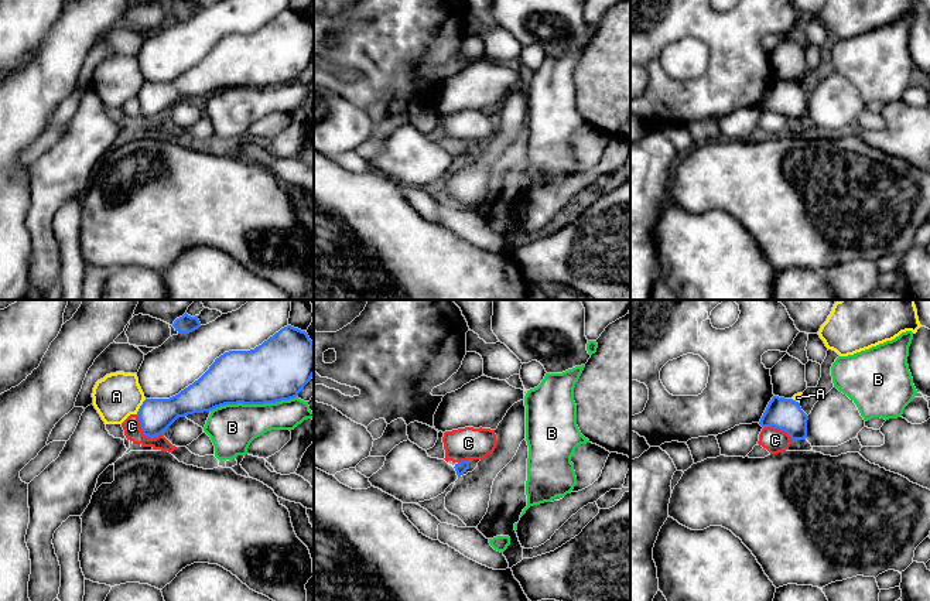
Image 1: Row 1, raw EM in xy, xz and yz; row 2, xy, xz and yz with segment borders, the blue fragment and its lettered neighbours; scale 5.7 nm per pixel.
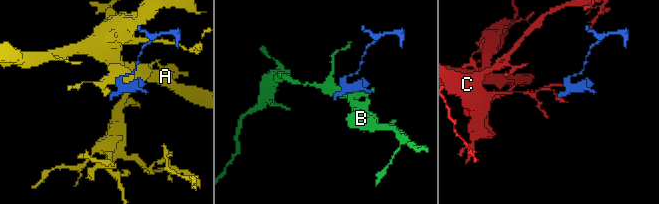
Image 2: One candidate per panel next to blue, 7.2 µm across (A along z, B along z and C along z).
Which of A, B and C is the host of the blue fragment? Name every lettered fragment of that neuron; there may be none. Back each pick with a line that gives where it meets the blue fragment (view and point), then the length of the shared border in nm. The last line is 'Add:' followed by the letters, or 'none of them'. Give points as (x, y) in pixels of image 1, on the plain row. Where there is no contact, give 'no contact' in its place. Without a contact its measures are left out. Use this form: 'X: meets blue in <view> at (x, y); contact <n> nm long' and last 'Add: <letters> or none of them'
Add: none of them

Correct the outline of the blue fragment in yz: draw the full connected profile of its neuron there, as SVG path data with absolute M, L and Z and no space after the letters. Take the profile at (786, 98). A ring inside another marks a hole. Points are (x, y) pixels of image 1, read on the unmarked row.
M773 79L759 107L786 115L791 123L806 123L808 99L793 82Z

